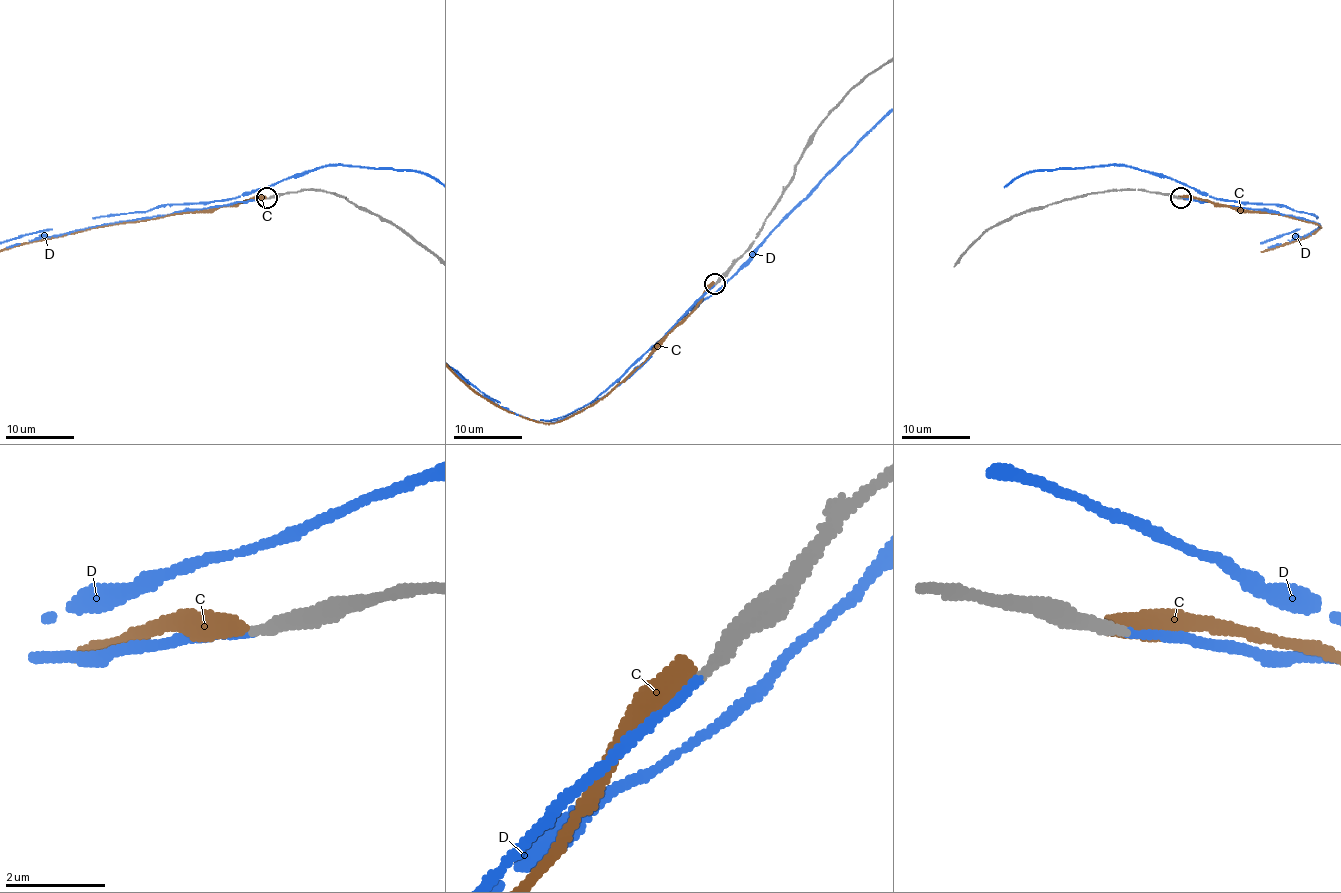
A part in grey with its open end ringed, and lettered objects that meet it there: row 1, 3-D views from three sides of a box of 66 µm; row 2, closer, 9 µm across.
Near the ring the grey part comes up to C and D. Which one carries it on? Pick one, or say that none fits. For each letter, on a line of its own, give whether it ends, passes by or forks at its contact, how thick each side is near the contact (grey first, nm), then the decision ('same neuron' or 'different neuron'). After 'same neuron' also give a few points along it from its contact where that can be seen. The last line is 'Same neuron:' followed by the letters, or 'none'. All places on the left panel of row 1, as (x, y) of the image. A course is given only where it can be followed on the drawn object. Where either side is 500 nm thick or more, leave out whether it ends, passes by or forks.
C: it ends | 260/440 nm | different neuron
D: it ends | 260/150 nm | same neuron
Same neuron: D

